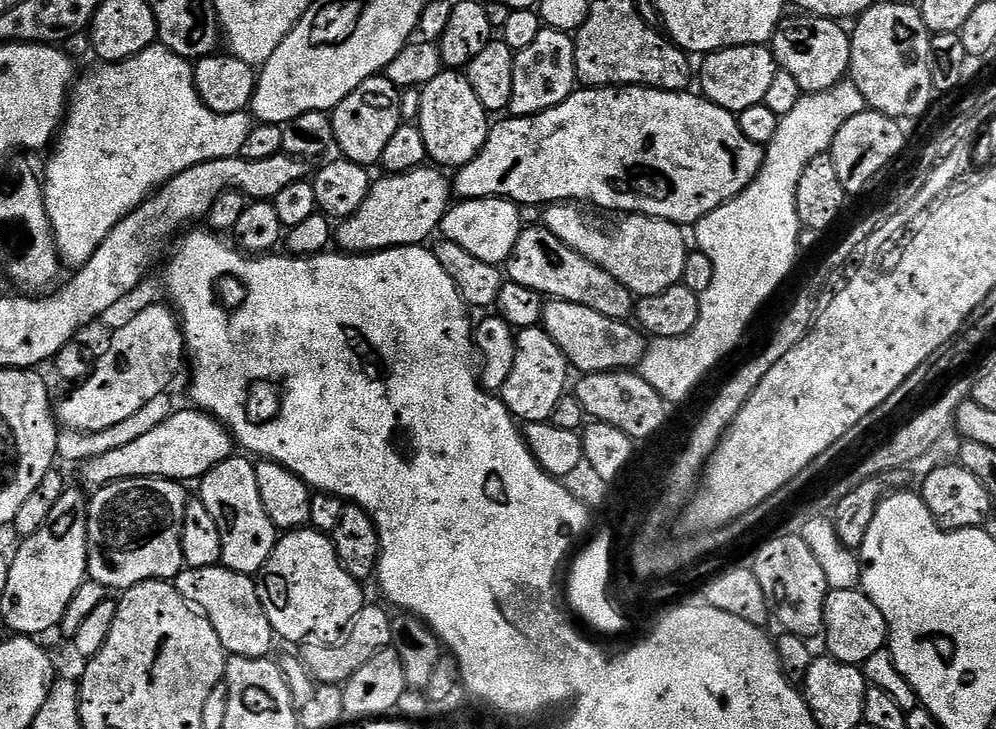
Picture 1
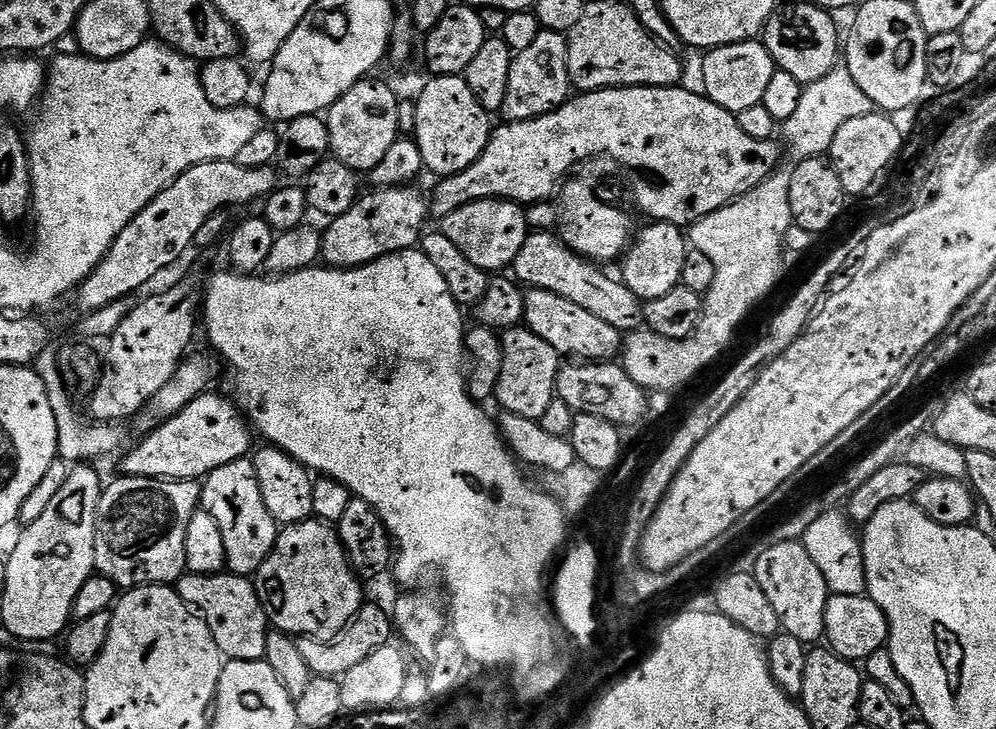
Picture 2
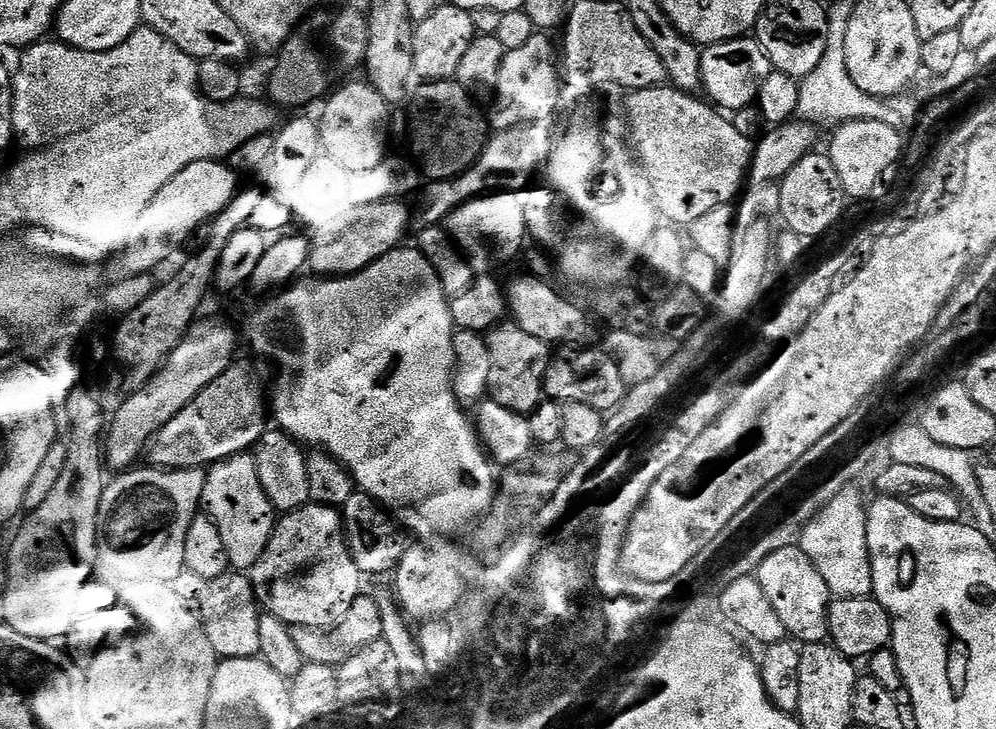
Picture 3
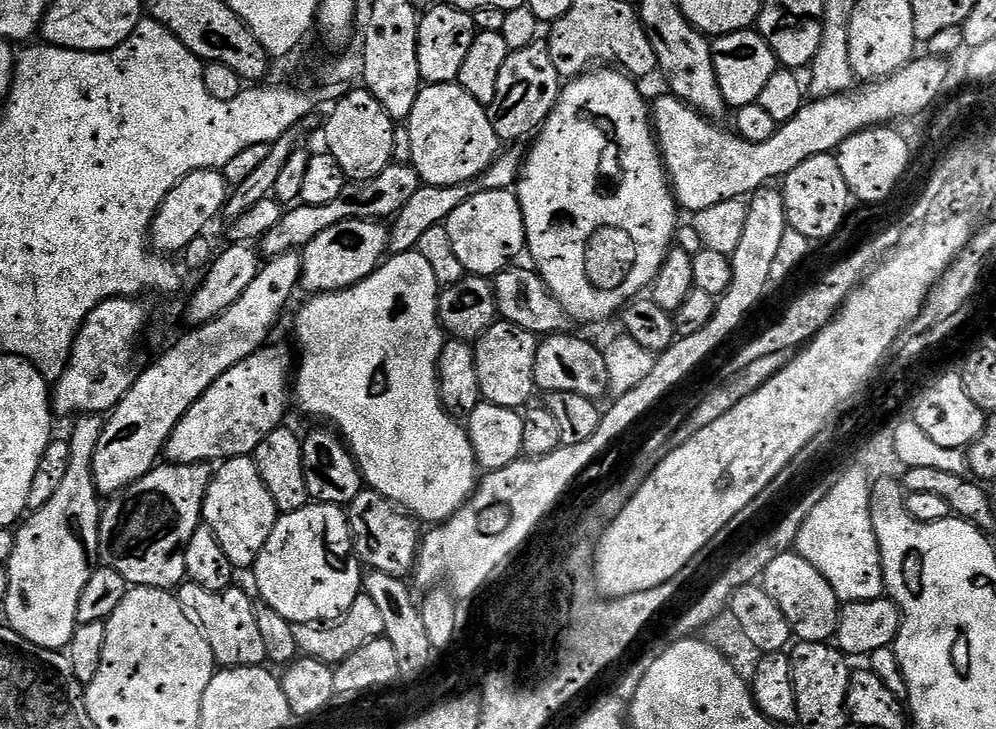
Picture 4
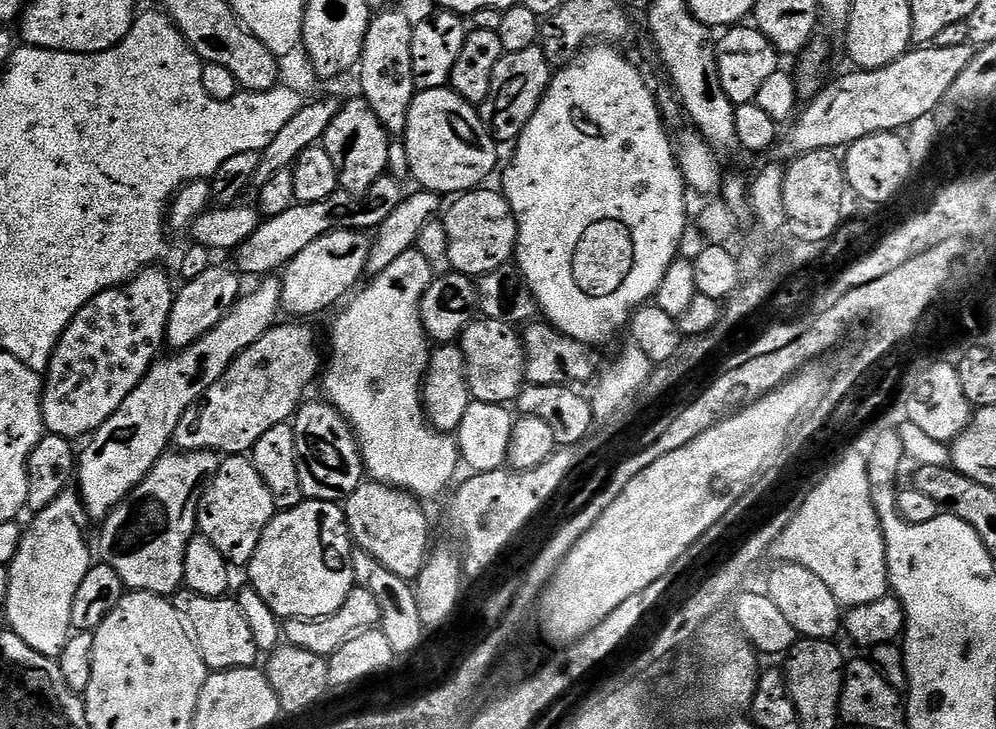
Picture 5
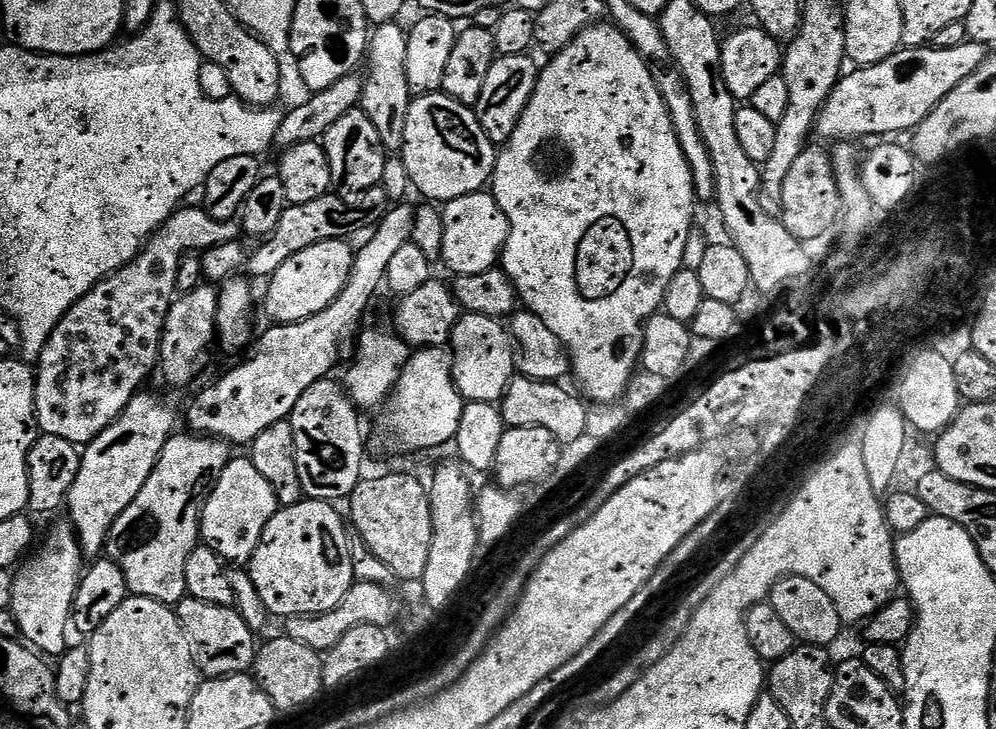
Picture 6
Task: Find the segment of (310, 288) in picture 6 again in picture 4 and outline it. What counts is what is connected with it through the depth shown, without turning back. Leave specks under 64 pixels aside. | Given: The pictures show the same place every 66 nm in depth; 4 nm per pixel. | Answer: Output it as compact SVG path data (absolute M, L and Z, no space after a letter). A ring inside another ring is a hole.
M347 220L322 230L302 250L300 283L308 294L343 292L380 267L388 249L388 228L375 220Z

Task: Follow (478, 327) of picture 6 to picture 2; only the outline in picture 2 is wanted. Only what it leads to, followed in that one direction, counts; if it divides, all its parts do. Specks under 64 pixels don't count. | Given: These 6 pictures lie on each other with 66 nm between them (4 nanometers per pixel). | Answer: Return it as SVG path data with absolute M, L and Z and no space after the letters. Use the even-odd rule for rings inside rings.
M527 326L507 329L502 336L502 374L496 383L495 403L500 403L499 407L510 414L522 414L522 418L540 420L550 402L557 399L556 378L561 367L562 357L554 350L554 346L550 346L550 342L542 342L542 338L538 338L538 334L531 332Z

